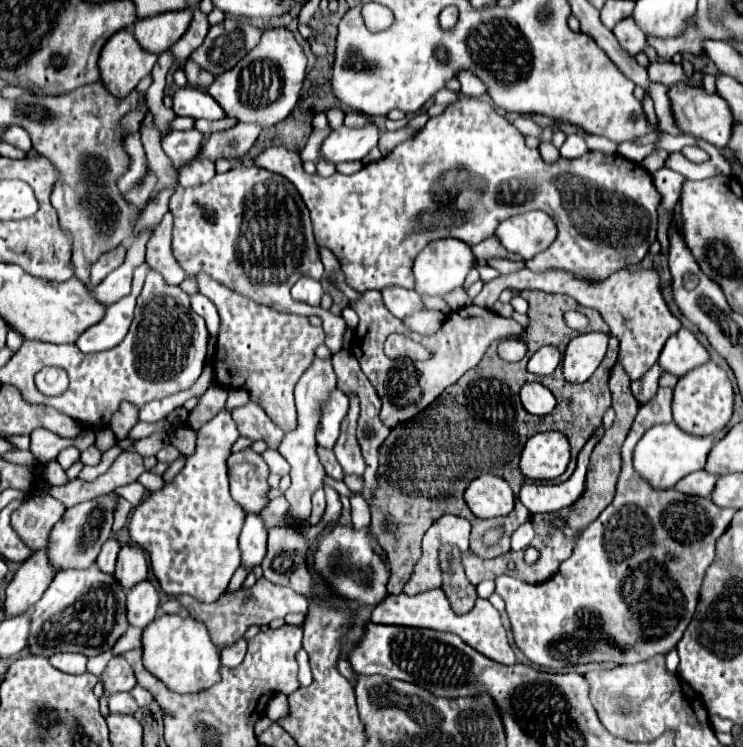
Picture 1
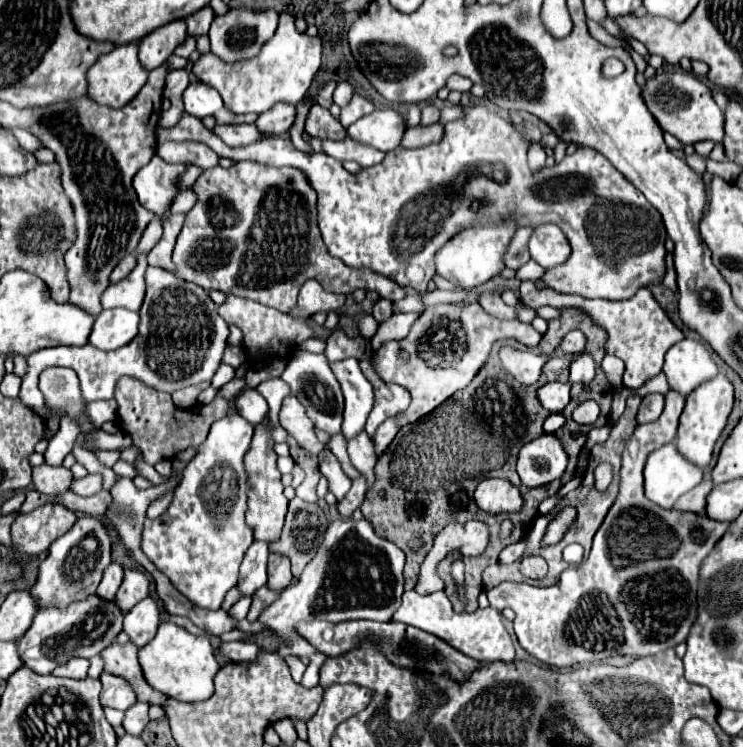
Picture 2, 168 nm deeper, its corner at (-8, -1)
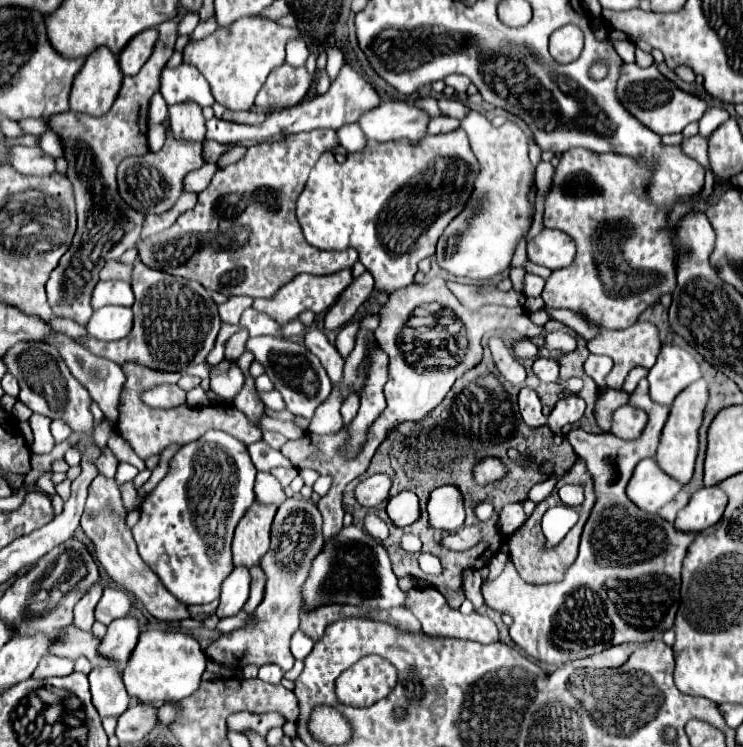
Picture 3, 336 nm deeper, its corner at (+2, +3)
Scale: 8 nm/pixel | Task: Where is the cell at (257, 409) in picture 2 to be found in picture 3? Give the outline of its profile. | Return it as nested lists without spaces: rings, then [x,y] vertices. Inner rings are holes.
[[[221,360],[211,368],[211,388],[225,400],[233,400],[243,388],[243,372],[237,368],[235,360]]]

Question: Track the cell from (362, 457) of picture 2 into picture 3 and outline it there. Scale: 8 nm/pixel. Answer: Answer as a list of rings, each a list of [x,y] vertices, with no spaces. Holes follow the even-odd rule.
[[[351,390],[351,394],[345,398],[343,408],[341,408],[341,414],[343,414],[343,422],[345,422],[345,424],[351,422],[351,420],[355,418],[357,408],[359,408],[359,396],[357,396],[357,392]]]

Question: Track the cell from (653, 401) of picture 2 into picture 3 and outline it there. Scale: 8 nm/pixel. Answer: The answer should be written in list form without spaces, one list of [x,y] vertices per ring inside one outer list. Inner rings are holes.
[[[625,404],[613,414],[611,434],[619,436],[623,440],[635,440],[641,436],[645,424],[647,424],[647,414],[639,408],[629,408]]]

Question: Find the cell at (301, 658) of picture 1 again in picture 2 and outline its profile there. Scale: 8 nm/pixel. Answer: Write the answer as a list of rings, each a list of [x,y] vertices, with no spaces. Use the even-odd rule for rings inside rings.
[[[287,656],[287,664],[289,664],[289,668],[291,668],[293,680],[299,684],[299,682],[301,682],[301,676],[303,676],[303,672],[305,672],[303,660],[301,660],[299,656]]]

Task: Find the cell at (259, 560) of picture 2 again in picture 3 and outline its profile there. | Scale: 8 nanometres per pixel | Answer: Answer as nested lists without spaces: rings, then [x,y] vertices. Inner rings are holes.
[[[235,568],[221,584],[221,600],[215,614],[219,618],[235,616],[247,602],[247,596],[249,596],[249,570]]]

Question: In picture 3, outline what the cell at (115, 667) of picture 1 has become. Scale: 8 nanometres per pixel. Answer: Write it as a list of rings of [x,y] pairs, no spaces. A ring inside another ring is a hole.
[[[115,666],[93,668],[89,672],[89,682],[91,682],[93,706],[97,708],[101,718],[107,716],[119,718],[129,708],[131,698],[127,696],[119,668]]]

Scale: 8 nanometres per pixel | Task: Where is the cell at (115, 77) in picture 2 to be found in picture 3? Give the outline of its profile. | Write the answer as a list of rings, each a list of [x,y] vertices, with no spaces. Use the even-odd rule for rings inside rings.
[[[97,48],[73,80],[71,110],[101,116],[113,106],[121,88],[123,72],[109,48]]]

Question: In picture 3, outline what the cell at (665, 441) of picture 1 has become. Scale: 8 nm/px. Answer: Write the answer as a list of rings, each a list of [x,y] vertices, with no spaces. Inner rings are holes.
[[[645,458],[635,466],[625,494],[637,508],[655,514],[661,506],[673,500],[673,496],[677,496],[679,490],[681,484],[677,484],[677,480],[665,476],[665,472],[657,468],[653,458]]]

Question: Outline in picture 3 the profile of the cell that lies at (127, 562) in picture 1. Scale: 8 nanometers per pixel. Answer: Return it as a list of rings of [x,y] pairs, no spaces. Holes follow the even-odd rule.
[[[109,586],[103,590],[99,604],[95,606],[95,620],[101,624],[111,624],[115,618],[123,618],[131,608],[131,598],[123,588]]]

